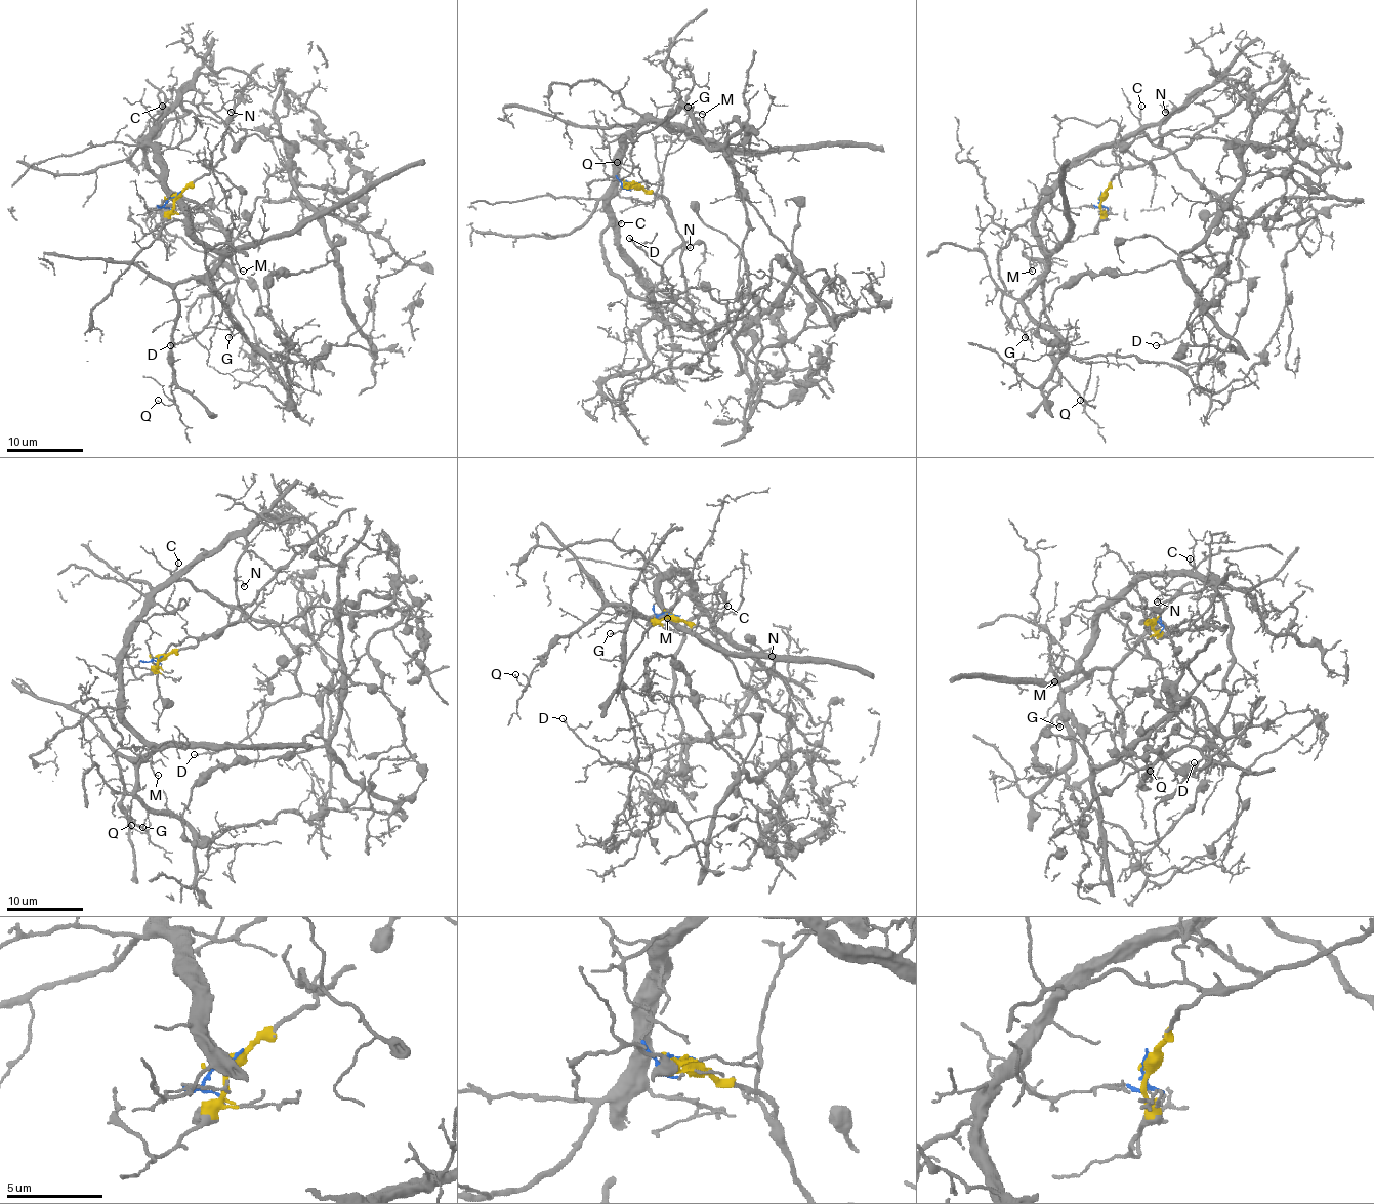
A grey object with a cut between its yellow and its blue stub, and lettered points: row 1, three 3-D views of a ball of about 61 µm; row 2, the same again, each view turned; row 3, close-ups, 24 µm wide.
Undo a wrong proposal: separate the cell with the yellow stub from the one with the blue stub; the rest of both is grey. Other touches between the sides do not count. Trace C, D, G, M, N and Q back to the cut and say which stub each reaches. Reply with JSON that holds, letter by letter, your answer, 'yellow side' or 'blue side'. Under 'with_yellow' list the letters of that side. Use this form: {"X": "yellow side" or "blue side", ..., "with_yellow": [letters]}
{"C": "blue side", "D": "blue side", "G": "blue side", "M": "blue side", "N": "blue side", "Q": "blue side", "with_yellow": []}

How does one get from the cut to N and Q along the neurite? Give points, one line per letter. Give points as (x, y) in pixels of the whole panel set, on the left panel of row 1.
N: (174, 197), (150, 210), (163, 202), (166, 185), (151, 139), (157, 120), (193, 89), (205, 107), (232, 113)
Q: (174, 197), (150, 210), (172, 199), (188, 227), (220, 256), (174, 290), (174, 402), (157, 400)

